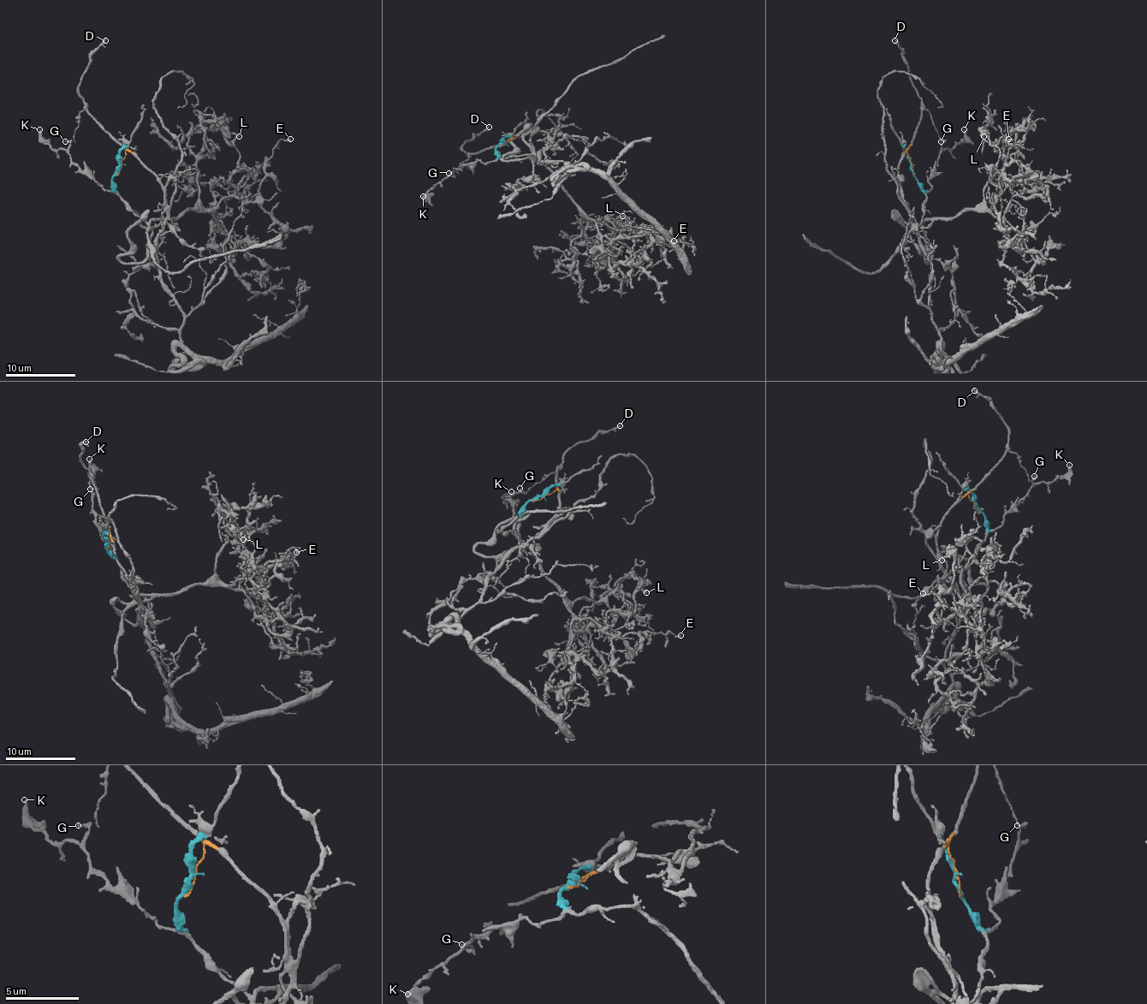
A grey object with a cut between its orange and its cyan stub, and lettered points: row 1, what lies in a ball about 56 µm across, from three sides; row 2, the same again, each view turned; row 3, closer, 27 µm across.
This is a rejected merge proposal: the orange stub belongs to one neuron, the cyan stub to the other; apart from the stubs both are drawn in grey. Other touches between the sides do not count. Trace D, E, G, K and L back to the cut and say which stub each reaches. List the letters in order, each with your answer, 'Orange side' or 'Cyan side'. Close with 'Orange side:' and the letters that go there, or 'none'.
D: Orange side
E: Cyan side
G: Cyan side
K: Cyan side
L: Cyan side
Orange side: D

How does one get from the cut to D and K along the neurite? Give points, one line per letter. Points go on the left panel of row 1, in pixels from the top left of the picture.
D: (119, 170), (125, 149), (87, 112), (84, 98), (79, 92), (89, 57), (105, 39)
K: (119, 170), (112, 179), (114, 189), (104, 189), (63, 149), (52, 149), (45, 144), (40, 137), (40, 129)

